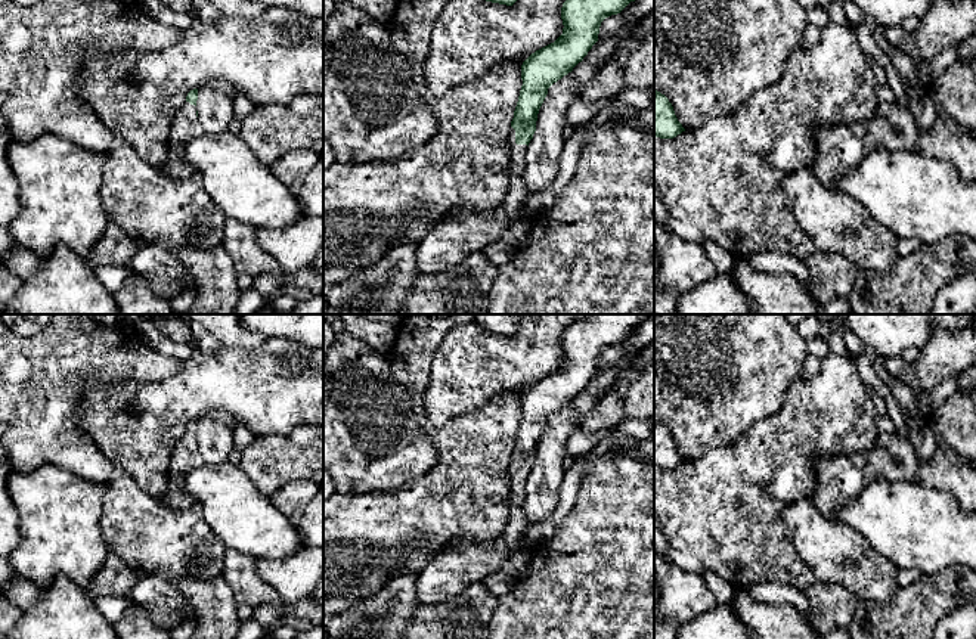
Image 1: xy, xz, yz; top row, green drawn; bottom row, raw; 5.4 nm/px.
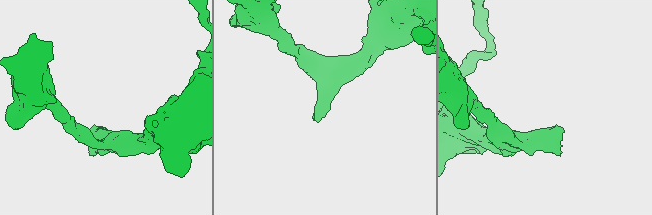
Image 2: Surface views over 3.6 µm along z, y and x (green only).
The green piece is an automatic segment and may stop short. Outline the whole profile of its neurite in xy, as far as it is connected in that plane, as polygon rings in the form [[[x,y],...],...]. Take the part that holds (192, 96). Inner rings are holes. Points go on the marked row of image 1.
[[[198,89],[188,93],[185,105],[176,114],[168,134],[168,159],[159,165],[171,179],[188,179],[193,168],[185,158],[186,145],[204,133],[196,111]]]

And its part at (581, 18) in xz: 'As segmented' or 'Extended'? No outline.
Extended

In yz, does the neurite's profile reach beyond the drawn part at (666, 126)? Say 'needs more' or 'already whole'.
already whole

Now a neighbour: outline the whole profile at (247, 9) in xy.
[[[208,0],[216,6],[221,16],[236,16],[236,18],[255,18],[267,9],[266,6],[252,0]]]

